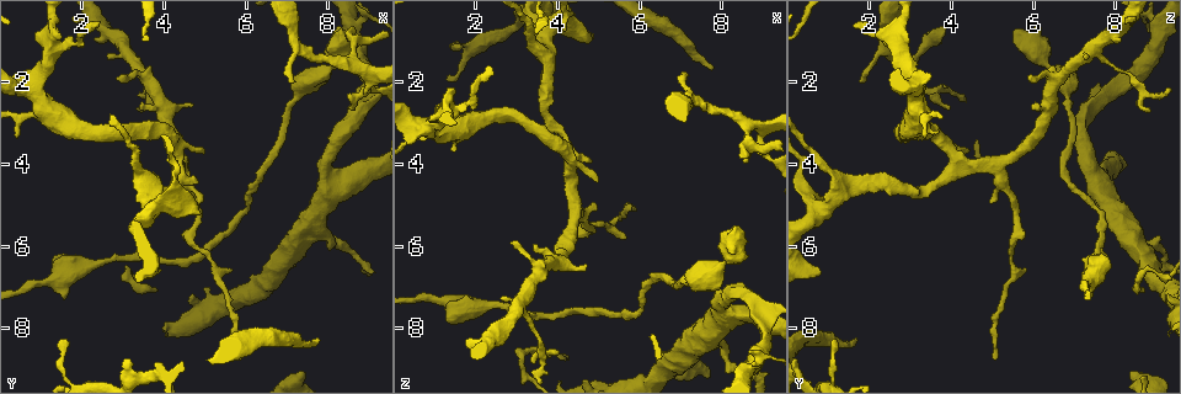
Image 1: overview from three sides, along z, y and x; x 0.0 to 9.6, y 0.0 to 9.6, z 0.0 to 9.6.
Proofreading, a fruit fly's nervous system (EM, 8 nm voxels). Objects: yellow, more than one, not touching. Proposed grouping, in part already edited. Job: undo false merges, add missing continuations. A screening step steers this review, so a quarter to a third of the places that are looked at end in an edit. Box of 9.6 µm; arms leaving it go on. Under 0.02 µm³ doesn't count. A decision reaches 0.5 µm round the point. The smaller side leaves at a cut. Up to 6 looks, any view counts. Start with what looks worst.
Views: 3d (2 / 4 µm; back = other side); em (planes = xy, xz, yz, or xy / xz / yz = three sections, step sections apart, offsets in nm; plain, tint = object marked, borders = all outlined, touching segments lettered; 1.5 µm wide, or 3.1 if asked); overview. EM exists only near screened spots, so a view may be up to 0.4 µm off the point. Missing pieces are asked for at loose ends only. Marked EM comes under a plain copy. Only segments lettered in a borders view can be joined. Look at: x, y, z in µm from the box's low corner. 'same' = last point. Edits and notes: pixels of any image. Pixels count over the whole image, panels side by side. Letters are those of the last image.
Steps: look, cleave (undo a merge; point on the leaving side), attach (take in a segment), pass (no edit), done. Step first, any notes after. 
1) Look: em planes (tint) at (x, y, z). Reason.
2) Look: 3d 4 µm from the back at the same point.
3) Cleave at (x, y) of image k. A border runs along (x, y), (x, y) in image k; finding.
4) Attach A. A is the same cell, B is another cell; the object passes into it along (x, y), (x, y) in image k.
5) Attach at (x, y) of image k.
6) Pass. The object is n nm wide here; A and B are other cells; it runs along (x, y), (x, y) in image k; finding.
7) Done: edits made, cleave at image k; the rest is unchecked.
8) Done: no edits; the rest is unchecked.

Look: em xz step 8 (borders) at (7.80, 8.35, 1.75). Free end.

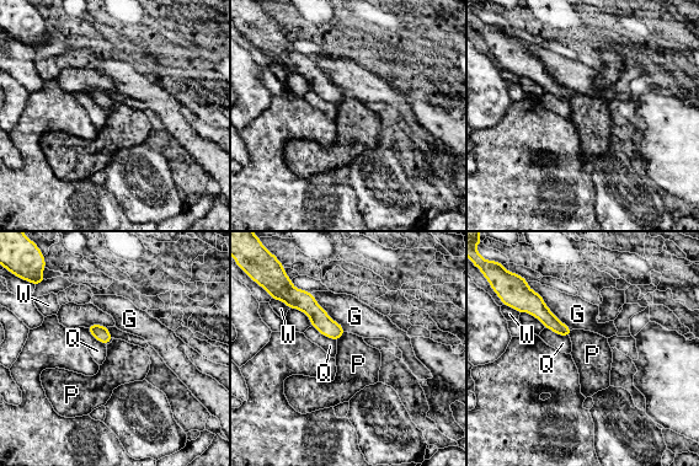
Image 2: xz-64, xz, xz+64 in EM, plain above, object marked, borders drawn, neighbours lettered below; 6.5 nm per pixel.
Look: em planes (borders) at the same point.

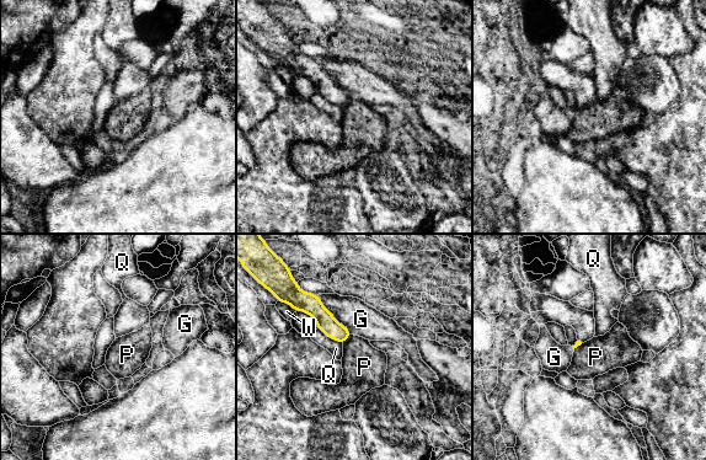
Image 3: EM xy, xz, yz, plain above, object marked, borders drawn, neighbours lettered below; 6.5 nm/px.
Pass. G, P, Q and W are other cells; a border runs along (351, 333), (343, 343) in image 3; no lettered segment goes on from it.

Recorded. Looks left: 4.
Look: em xy step 8 (borders) at (5.05, 3.70, 4.35). Free end.

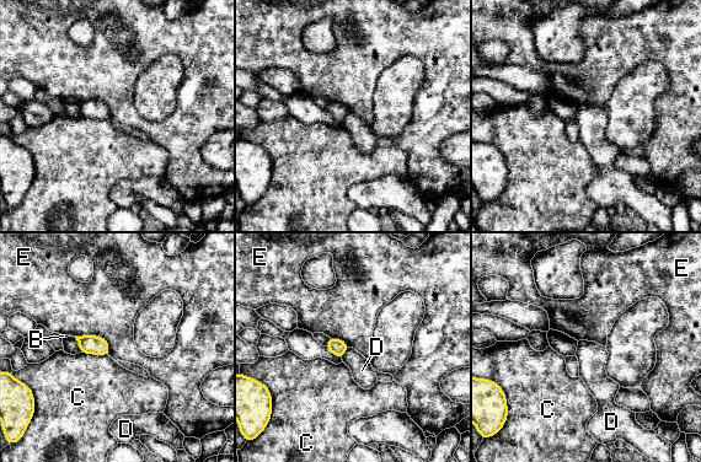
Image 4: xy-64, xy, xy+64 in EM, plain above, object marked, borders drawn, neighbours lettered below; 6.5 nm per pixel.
Look: em planes (borders) at the same point.

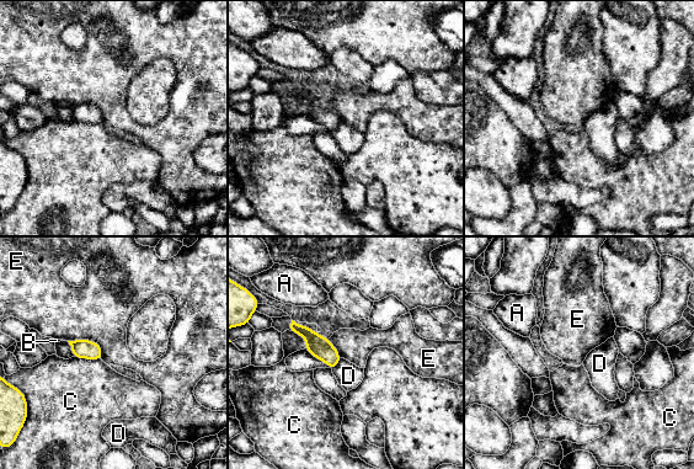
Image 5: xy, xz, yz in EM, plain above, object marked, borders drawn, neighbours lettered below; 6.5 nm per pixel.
Pass. A, B, C, D and E are other cells; a border runs along (68, 340), (92, 340), (102, 357) in image 5; none of them fits.

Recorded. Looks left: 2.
Look: em xy step 4 (tint) at (1.40, 8.30, 1.15). Tapers out.

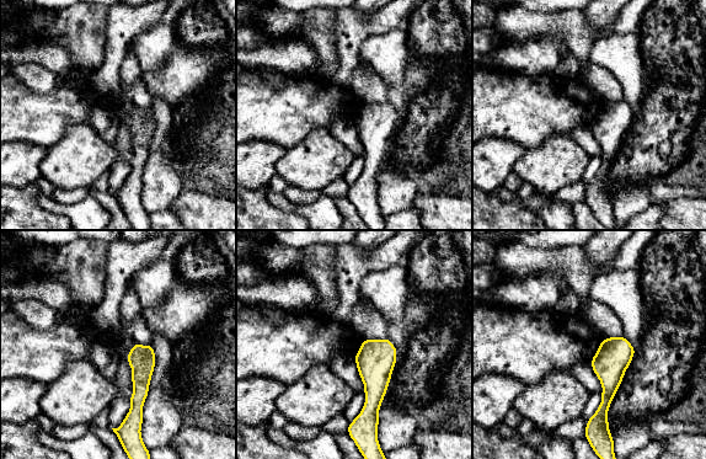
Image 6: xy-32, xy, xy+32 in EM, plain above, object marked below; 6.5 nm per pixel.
Look: em planes (borders) at the same point.

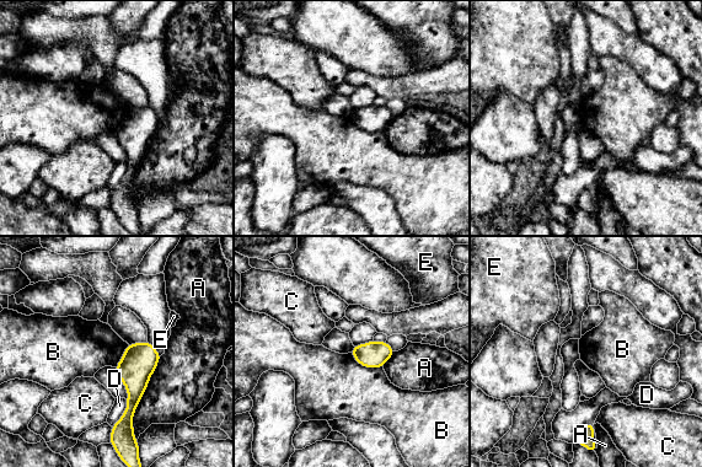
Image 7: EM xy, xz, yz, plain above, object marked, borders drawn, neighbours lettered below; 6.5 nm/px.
Pass. The longest contact is with A, 550 nm; A, B, C, D and E are other cells; a border runs along (350, 353), (365, 366), (382, 368) in image 7; none of them fits.

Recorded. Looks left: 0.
Done: no edits; the rest is unchecked.

